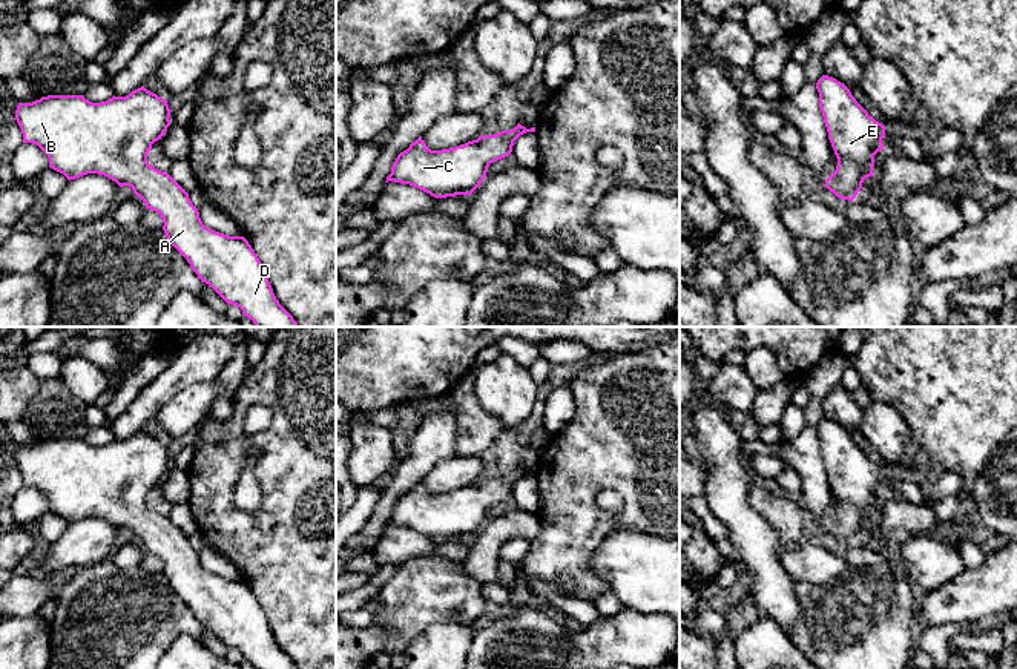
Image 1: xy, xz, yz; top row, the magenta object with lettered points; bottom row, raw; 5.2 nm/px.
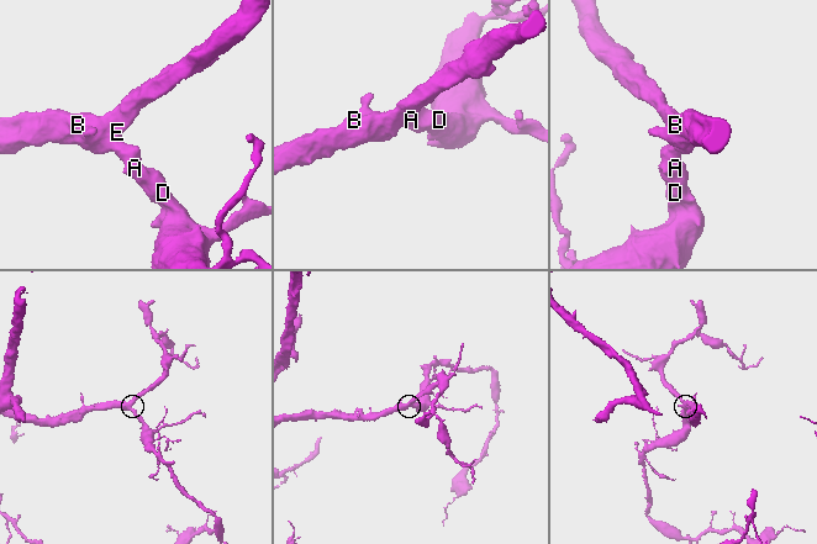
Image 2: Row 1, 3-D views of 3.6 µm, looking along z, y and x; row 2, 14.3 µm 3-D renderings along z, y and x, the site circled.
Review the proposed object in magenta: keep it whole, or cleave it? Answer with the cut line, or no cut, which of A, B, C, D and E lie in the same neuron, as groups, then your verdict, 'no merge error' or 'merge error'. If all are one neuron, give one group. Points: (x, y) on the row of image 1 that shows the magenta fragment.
cut none; groups A B C D E; no merge error

